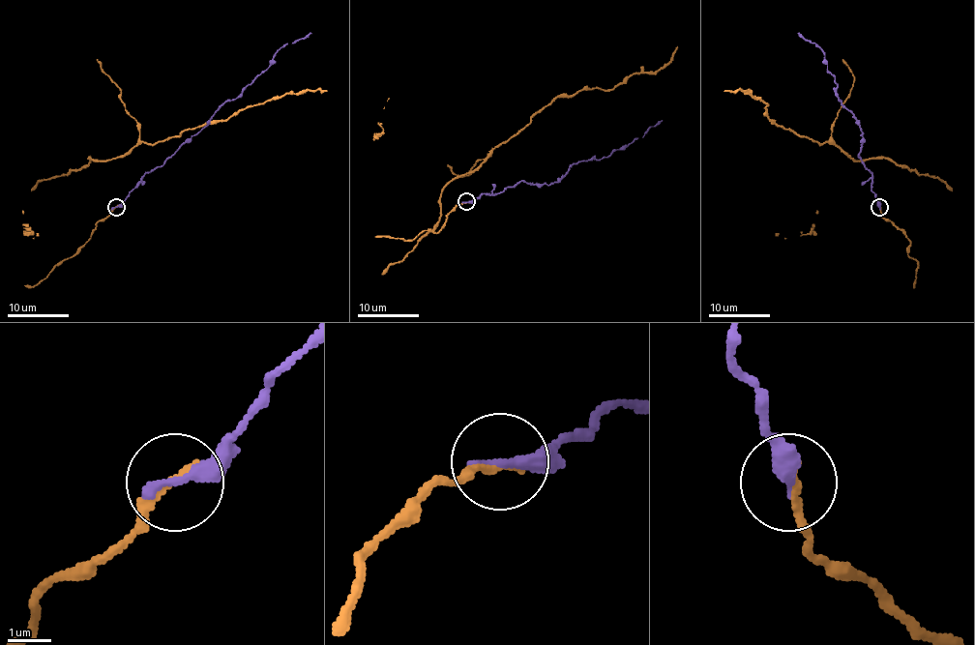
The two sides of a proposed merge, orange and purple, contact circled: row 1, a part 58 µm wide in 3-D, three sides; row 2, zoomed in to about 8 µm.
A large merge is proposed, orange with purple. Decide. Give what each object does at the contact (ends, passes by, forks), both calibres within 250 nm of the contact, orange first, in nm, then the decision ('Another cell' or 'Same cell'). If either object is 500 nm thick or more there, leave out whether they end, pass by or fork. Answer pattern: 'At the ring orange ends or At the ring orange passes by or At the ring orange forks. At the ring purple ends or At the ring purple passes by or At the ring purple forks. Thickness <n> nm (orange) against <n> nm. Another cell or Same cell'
At the ring orange ends. At the ring purple ends. Thickness 200 nm (orange) against 360 nm. Same cell

